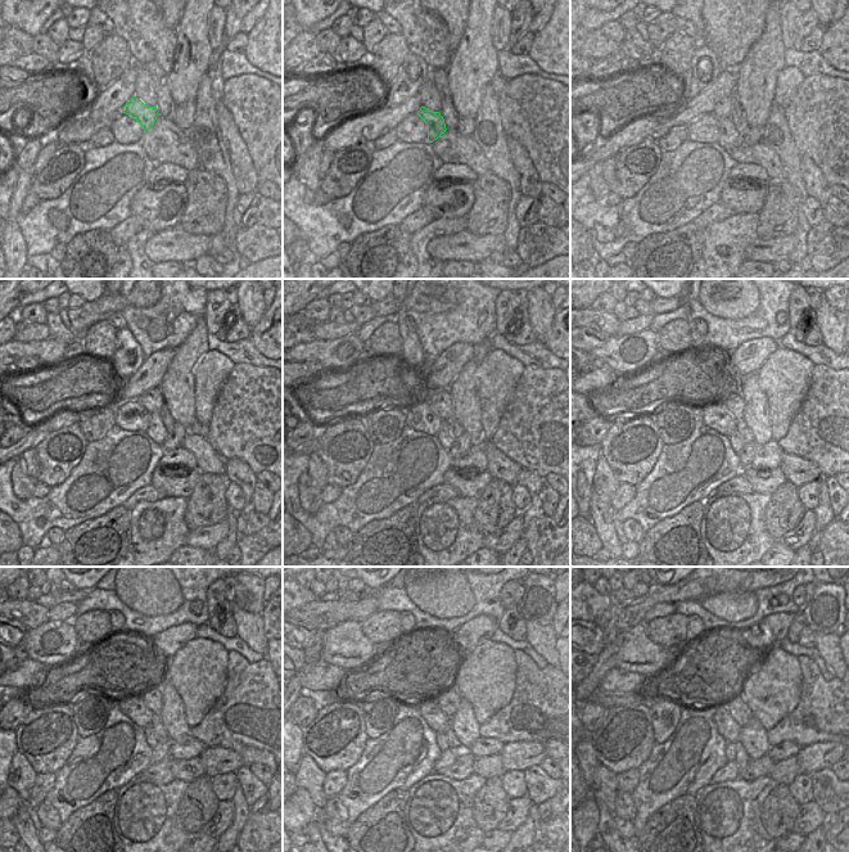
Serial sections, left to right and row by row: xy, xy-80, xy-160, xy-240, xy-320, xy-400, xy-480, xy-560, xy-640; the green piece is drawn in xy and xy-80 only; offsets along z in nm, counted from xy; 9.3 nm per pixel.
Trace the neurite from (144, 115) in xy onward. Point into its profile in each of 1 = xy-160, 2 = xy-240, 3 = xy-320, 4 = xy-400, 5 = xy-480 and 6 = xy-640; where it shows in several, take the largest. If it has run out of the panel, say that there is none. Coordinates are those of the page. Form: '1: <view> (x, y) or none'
1: xy-160 (728, 138)
2: xy-240 (156, 431)
3: xy-320 (445, 436)
4: xy-400 (735, 440)
5: xy-480 (152, 742)
6: xy-640 (730, 747)

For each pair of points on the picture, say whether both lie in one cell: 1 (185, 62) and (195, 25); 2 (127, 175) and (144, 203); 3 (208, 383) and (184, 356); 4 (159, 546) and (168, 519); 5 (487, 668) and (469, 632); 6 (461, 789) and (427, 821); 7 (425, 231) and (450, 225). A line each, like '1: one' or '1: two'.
1: one
2: two
3: two
4: one
5: two
6: one
7: one

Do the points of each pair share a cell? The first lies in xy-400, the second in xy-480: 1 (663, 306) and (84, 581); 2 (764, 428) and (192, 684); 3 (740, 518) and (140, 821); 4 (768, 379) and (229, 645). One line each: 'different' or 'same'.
1: different
2: different
3: same
4: different

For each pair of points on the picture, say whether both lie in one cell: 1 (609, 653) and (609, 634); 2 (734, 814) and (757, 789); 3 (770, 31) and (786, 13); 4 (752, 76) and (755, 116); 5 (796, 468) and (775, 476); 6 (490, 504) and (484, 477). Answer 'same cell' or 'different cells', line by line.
1: different cells
2: same cell
3: different cells
4: same cell
5: different cells
6: different cells

